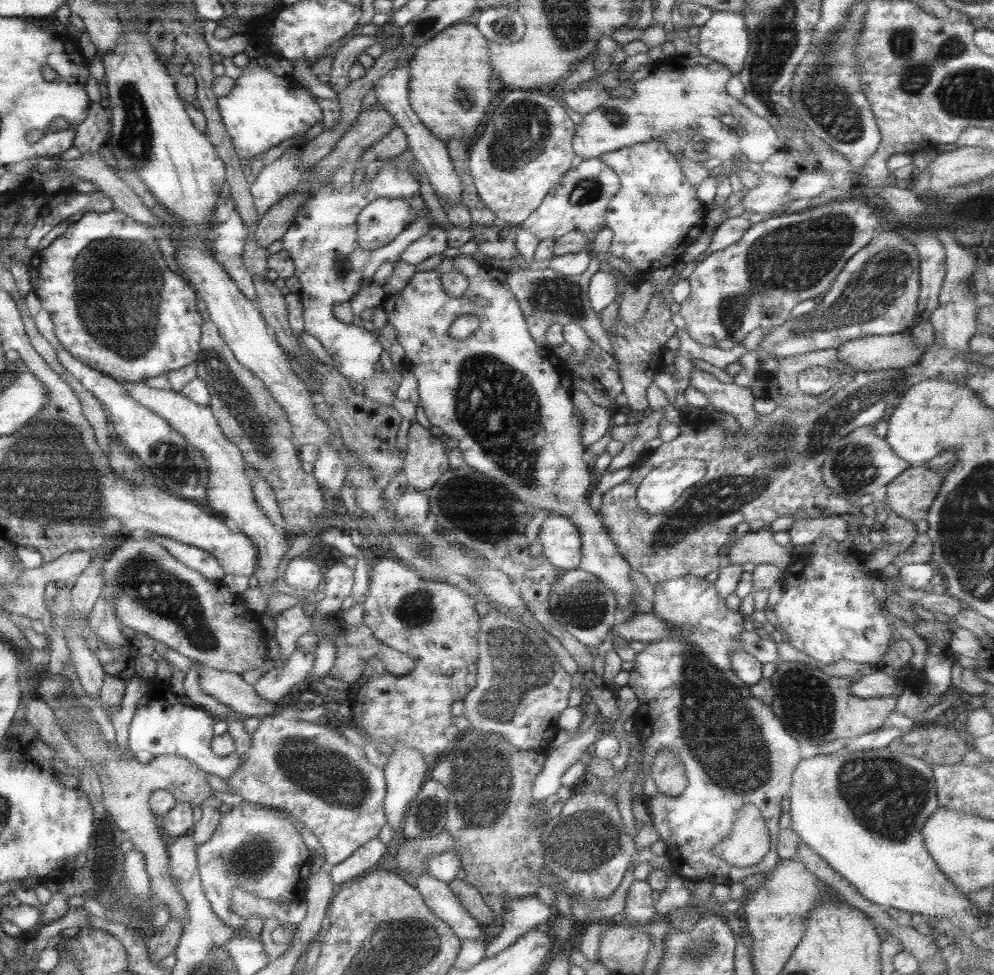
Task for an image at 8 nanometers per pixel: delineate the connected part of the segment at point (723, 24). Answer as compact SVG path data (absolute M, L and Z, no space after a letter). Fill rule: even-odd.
M713 11L696 35L699 54L723 64L736 75L747 56L747 29L743 17L732 11Z

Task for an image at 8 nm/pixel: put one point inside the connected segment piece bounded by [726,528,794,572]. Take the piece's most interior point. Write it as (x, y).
(756, 547)

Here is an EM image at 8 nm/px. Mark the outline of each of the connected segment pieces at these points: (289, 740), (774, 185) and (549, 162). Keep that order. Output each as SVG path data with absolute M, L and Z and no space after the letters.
M280 714L261 719L250 736L251 747L240 756L240 768L225 780L227 789L235 796L241 796L244 802L275 808L301 822L319 842L323 869L329 870L359 846L378 836L386 822L382 805L385 796L383 772L369 764L361 747L346 742L339 729L334 732L325 726Z
M759 173L759 184L749 189L743 200L743 217L749 213L761 216L762 220L769 218L771 214L779 214L785 206L792 202L789 188L792 183L791 177L775 177L771 174Z
M538 89L513 90L503 100L495 100L483 122L483 132L475 138L475 144L470 144L470 150L466 150L466 170L481 204L495 215L496 220L519 227L549 189L559 183L563 173L571 168L571 158L576 155L571 146L573 133L574 124L566 109L557 99L539 94Z

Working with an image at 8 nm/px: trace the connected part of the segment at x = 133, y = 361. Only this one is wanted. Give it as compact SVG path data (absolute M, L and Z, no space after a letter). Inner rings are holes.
M115 210L87 212L77 222L71 223L65 232L61 236L57 236L47 248L35 250L33 256L25 265L29 272L32 290L39 298L43 310L49 313L54 336L60 346L73 355L74 359L79 360L81 364L87 365L113 379L121 379L127 382L145 381L146 378L153 378L153 376L163 374L163 372L180 369L186 364L195 362L197 358L202 319L195 304L195 292L182 277L176 276L168 270L156 245L157 240L143 224L134 222L131 217L124 216L121 212Z

